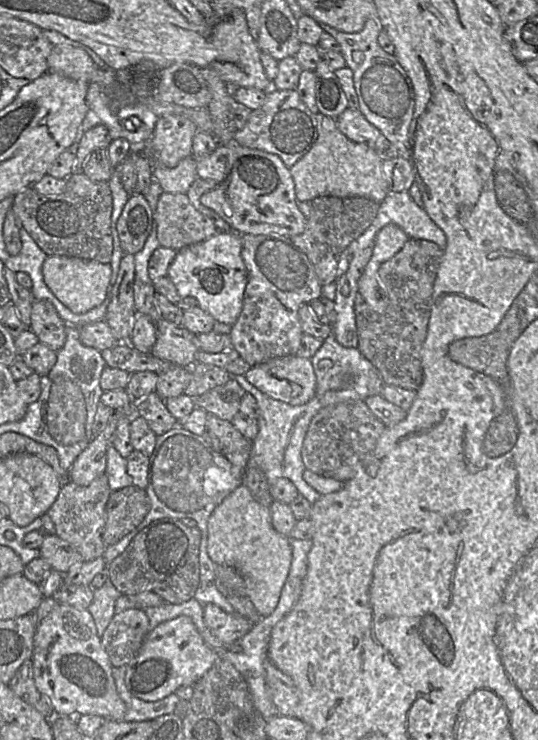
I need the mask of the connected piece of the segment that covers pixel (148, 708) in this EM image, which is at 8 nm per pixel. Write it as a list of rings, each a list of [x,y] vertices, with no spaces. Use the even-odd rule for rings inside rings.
[[[126,666],[113,667],[112,675],[116,690],[126,706],[125,721],[151,721],[157,717],[175,713],[176,707],[180,702],[180,698],[175,693],[157,701],[144,701],[133,696],[127,689],[125,683]]]

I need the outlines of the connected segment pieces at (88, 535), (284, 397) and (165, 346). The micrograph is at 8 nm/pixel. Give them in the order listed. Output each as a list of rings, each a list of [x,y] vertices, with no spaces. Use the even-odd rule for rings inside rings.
[[[101,474],[87,486],[79,486],[68,480],[61,486],[59,494],[46,514],[53,522],[55,534],[70,543],[82,556],[83,561],[101,557],[106,549],[102,540],[105,523],[105,506],[111,489],[106,474]]]
[[[298,355],[273,358],[251,367],[245,373],[246,380],[269,397],[297,406],[309,402],[316,393],[316,375],[309,358]]]
[[[159,320],[156,323],[157,339],[150,354],[174,365],[192,367],[199,352],[194,343],[196,334],[175,323]]]

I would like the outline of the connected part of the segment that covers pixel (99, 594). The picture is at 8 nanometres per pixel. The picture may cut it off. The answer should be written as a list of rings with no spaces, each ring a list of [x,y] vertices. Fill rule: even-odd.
[[[110,580],[94,590],[88,611],[94,619],[99,637],[103,635],[115,615],[115,602],[121,595]]]

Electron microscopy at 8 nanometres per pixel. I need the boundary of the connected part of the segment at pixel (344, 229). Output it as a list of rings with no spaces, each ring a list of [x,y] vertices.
[[[320,196],[298,202],[306,219],[306,229],[291,240],[308,257],[322,286],[335,283],[341,254],[370,226],[379,207],[380,203],[364,197]]]

